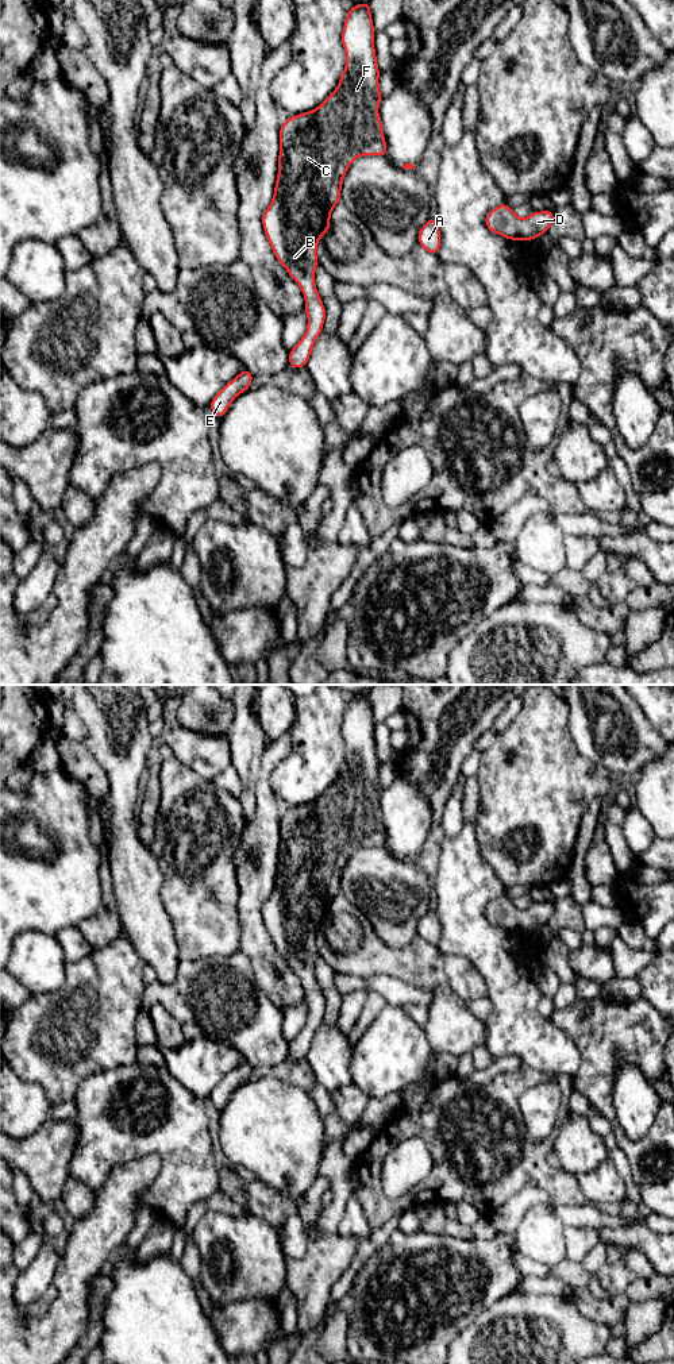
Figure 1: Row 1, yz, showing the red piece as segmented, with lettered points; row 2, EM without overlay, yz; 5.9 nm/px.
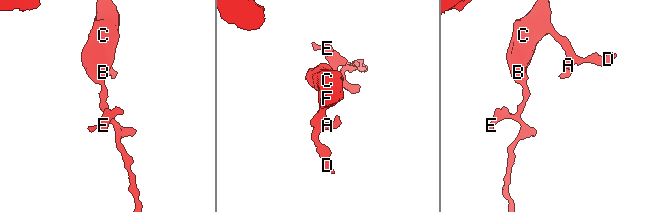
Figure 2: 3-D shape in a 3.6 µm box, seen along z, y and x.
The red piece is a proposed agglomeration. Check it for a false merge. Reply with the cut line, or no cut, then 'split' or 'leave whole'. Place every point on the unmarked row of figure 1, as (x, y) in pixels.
cut none; leave whole

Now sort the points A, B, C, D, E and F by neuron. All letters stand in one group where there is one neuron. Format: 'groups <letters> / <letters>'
groups A B C D E F

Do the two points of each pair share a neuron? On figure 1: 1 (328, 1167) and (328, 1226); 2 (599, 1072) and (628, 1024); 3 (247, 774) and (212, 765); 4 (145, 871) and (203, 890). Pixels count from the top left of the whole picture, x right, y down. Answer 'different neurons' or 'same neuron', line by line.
1: same neuron
2: same neuron
3: different neurons
4: different neurons

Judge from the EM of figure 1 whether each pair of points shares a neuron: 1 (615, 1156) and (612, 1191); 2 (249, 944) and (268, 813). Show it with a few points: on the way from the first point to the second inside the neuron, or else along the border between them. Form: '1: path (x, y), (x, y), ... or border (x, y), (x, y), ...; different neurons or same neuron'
1: border (608, 1158), (624, 1183), (626, 1195); different neurons
2: path (251, 912), (255, 878), (264, 869), (265, 846); same neuron

